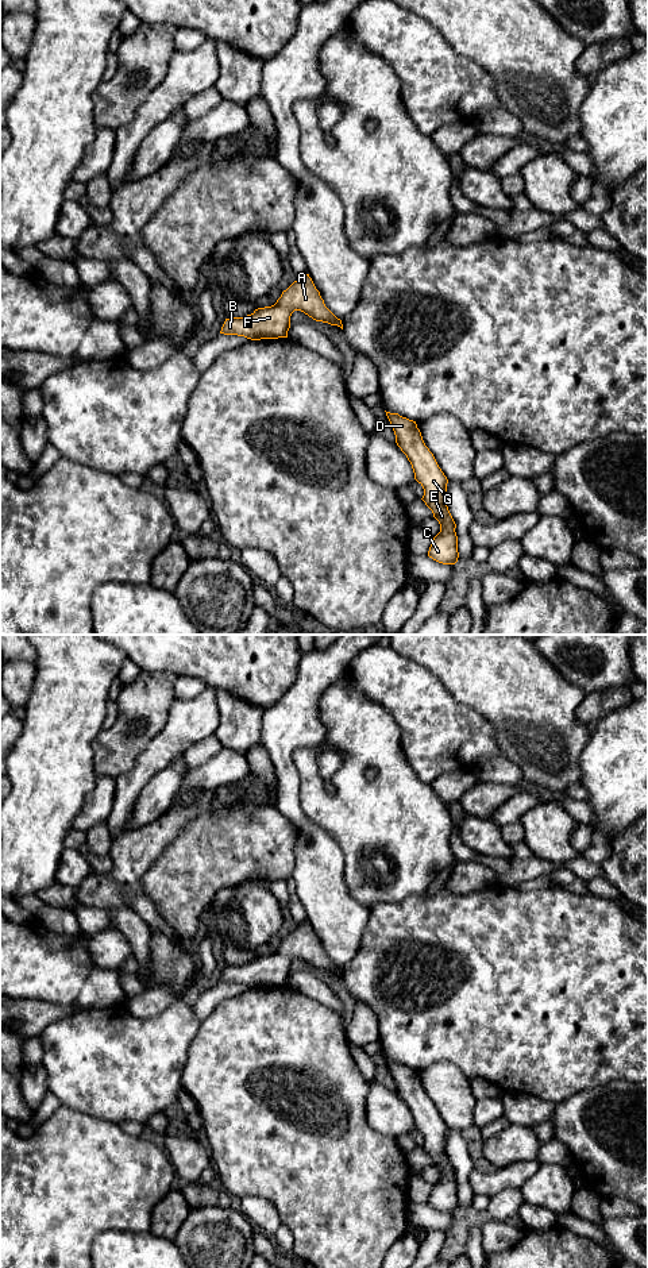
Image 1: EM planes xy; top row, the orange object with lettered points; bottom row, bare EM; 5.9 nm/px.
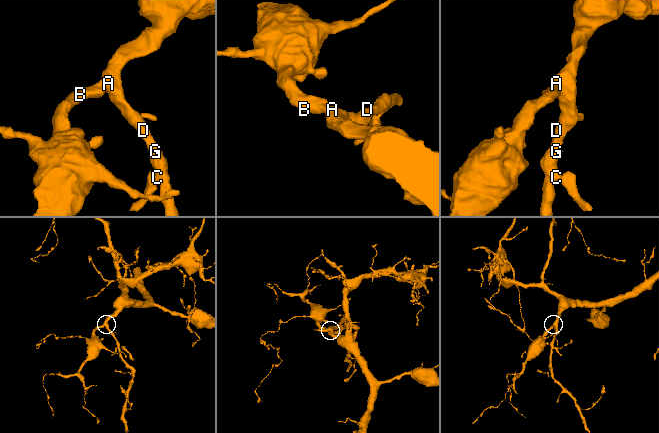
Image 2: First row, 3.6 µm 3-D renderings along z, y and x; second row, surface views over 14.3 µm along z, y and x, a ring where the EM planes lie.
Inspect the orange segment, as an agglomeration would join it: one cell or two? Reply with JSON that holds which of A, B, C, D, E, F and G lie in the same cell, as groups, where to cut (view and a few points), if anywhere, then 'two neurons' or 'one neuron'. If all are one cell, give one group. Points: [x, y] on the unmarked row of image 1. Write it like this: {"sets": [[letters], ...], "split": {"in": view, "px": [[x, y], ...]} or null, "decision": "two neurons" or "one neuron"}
{"sets": [["A", "B", "C", "D", "E", "F", "G"]], "split": null, "decision": "one neuron"}

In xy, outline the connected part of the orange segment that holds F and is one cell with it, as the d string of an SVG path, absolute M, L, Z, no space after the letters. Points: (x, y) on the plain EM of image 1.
M304 921L282 940L274 953L258 956L243 966L225 967L220 982L244 984L251 988L288 986L290 964L294 959L343 978L342 968L325 955L312 926Z

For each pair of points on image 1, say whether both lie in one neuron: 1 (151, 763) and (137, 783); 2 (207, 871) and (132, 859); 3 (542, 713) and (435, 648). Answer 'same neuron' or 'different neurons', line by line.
1: same neuron
2: different neurons
3: same neuron

